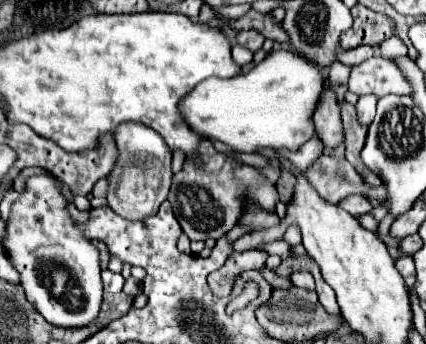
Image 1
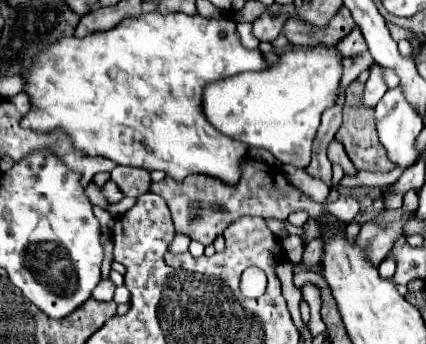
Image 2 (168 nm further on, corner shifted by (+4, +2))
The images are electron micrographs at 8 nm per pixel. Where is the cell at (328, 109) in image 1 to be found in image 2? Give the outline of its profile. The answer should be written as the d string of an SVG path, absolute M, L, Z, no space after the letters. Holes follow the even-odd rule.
M332 140L332 142L330 142L330 146L328 146L328 160L330 160L332 164L342 166L344 174L348 174L348 176L358 174L358 172L354 170L354 166L352 166L350 158L348 158L348 156L346 156L346 152L344 152L344 146L342 146L340 142L336 142L336 140Z

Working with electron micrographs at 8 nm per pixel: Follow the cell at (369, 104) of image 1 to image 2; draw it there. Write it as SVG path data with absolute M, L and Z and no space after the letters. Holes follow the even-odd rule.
M374 64L370 68L370 78L368 78L366 90L364 90L364 104L366 106L376 106L386 92L388 92L388 86L382 78L382 66Z

